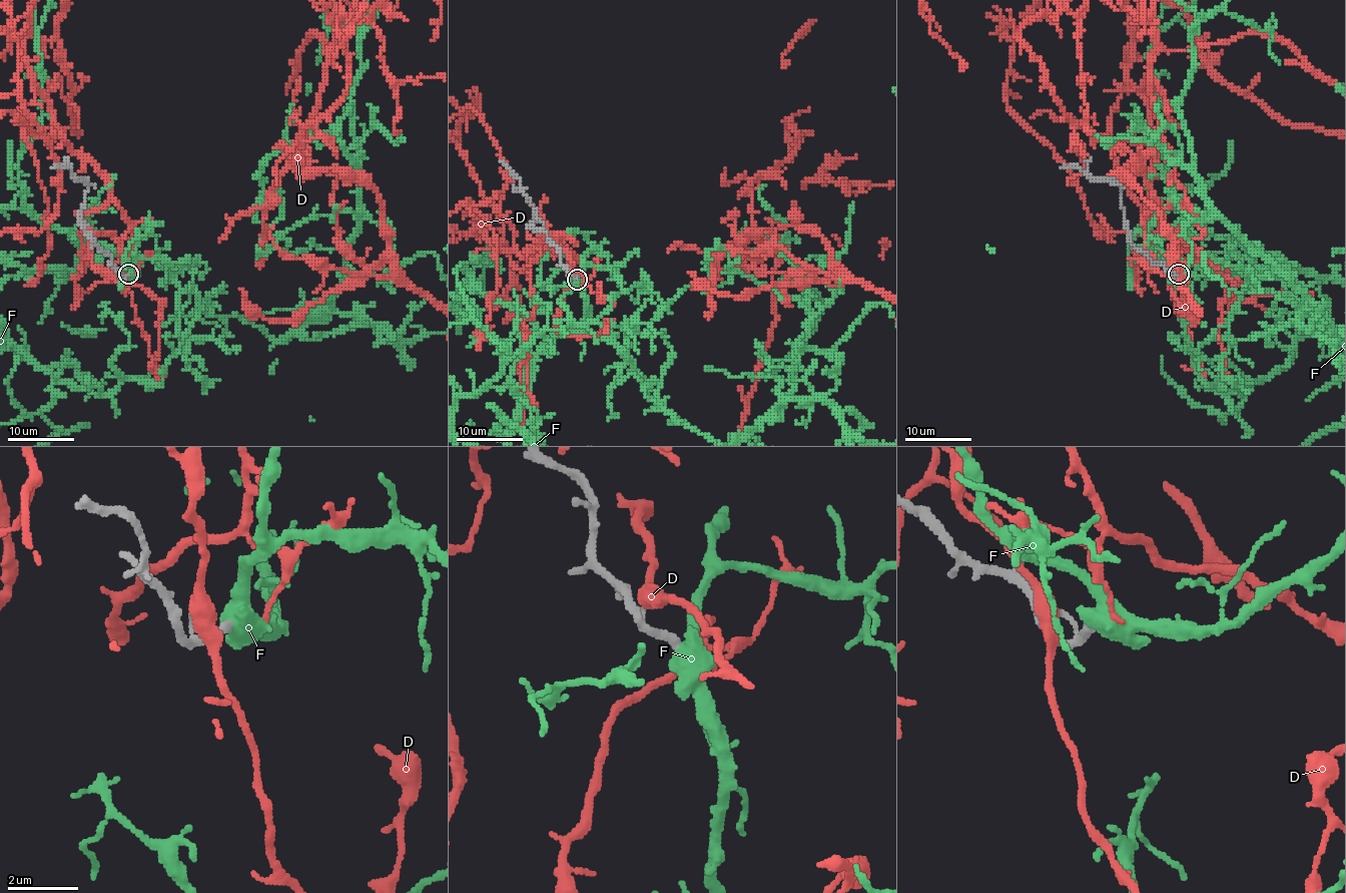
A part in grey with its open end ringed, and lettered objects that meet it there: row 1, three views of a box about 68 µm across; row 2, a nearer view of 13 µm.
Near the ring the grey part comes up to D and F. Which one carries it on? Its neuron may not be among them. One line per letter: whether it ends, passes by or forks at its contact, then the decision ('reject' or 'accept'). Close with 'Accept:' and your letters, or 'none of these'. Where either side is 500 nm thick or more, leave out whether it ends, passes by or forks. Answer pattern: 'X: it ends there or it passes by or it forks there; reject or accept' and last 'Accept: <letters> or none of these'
D: it passes by; reject
F: it passes by; accept
Accept: F

